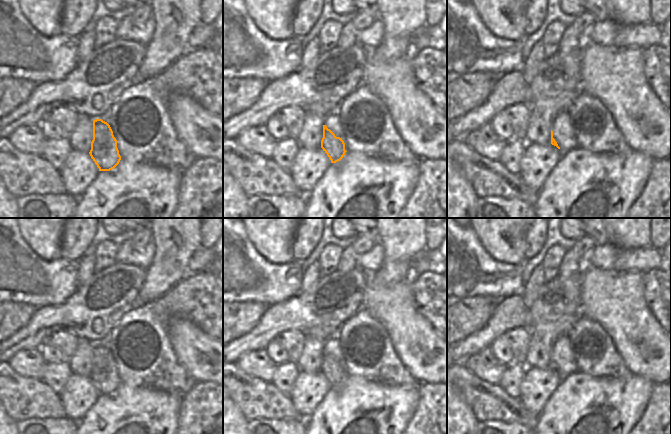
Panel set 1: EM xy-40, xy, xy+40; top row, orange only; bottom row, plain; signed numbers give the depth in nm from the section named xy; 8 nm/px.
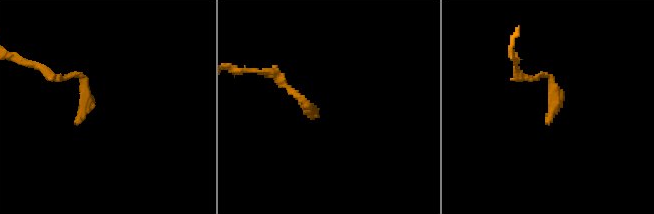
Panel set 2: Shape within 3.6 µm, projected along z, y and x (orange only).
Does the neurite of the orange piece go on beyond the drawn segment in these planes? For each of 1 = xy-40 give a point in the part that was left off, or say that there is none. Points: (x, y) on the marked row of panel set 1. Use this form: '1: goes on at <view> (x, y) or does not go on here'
1: does not go on here

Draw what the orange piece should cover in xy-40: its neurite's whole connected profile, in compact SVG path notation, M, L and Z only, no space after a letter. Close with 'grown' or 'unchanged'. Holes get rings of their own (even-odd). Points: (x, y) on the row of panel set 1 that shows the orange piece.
M102 119L93 121L93 140L89 152L99 171L110 171L120 162L117 140L110 125Z; unchanged

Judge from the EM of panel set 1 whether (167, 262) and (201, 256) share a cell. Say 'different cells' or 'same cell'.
different cells

